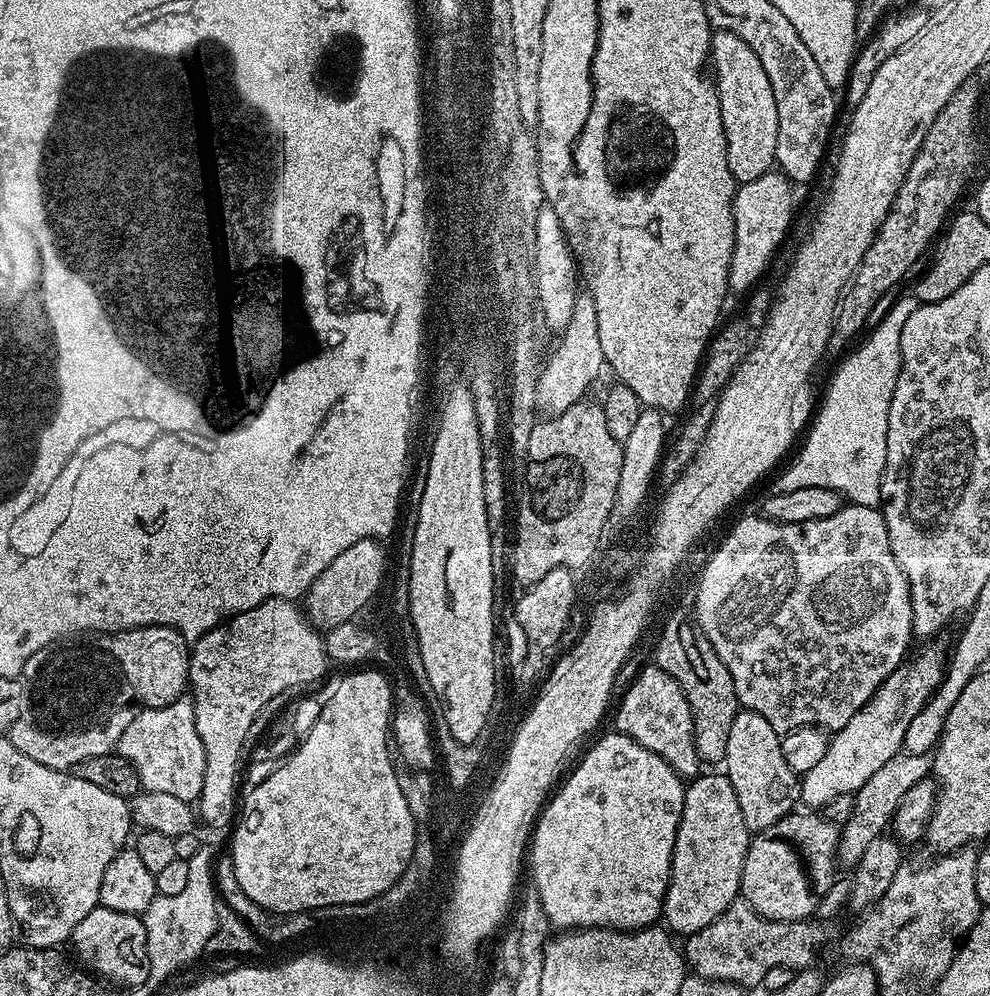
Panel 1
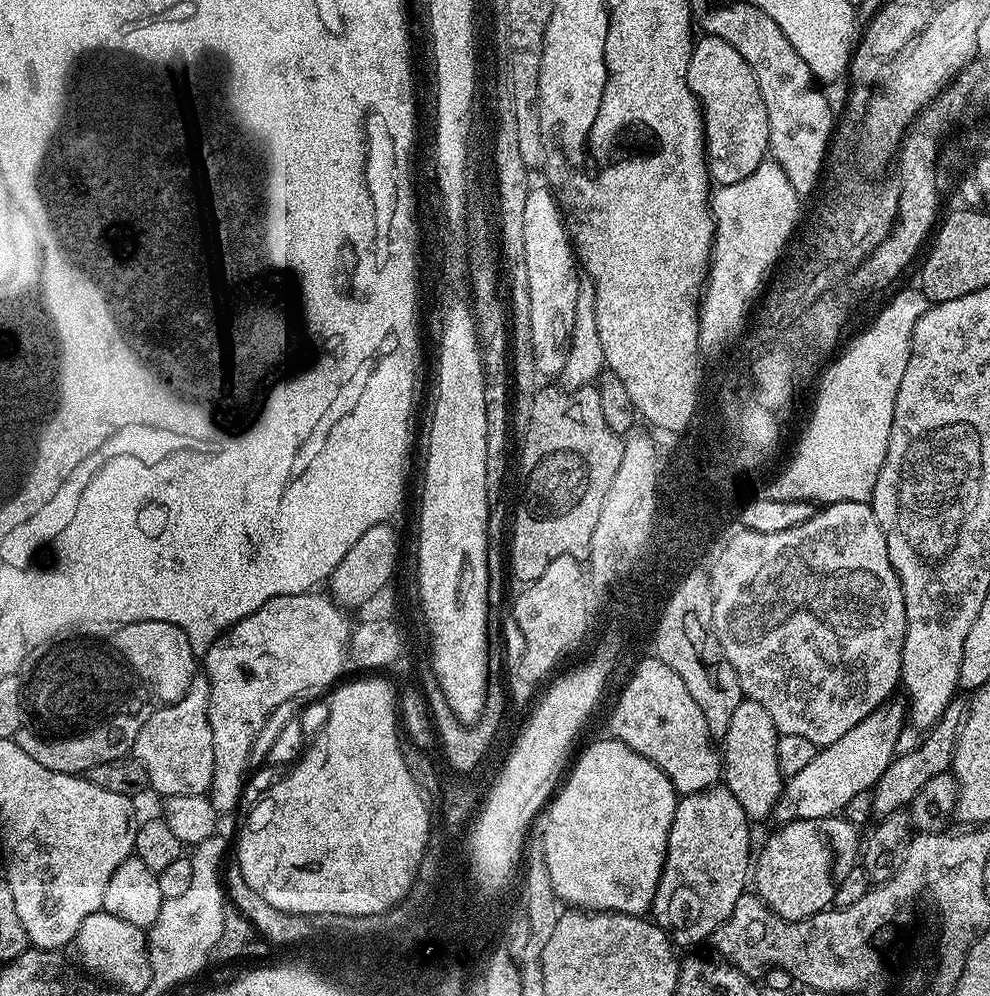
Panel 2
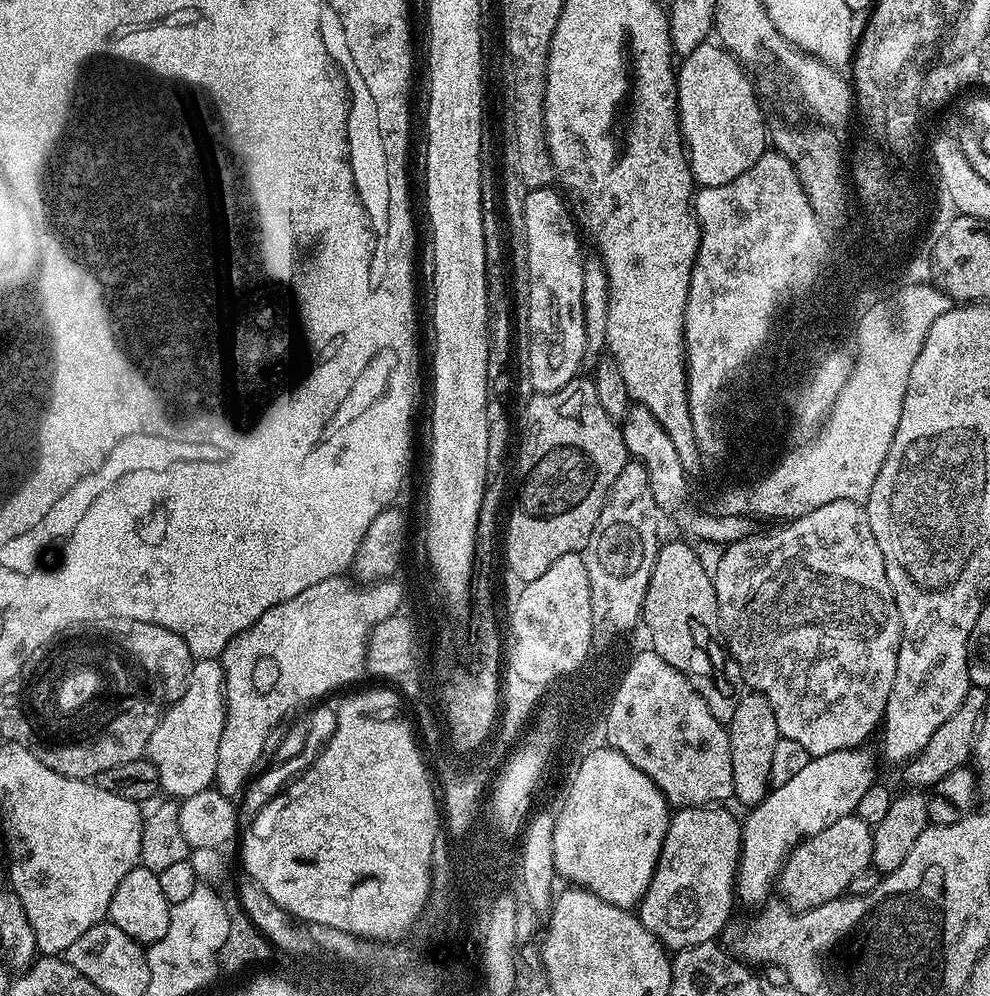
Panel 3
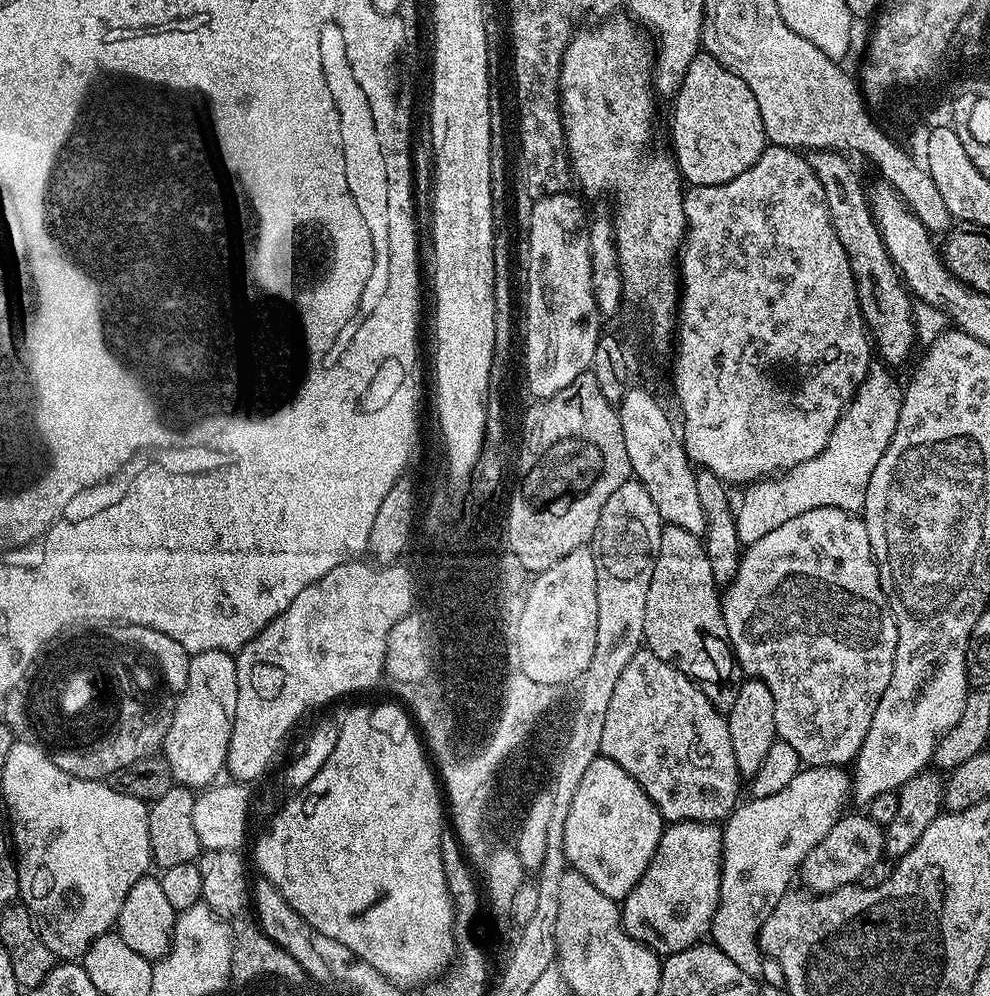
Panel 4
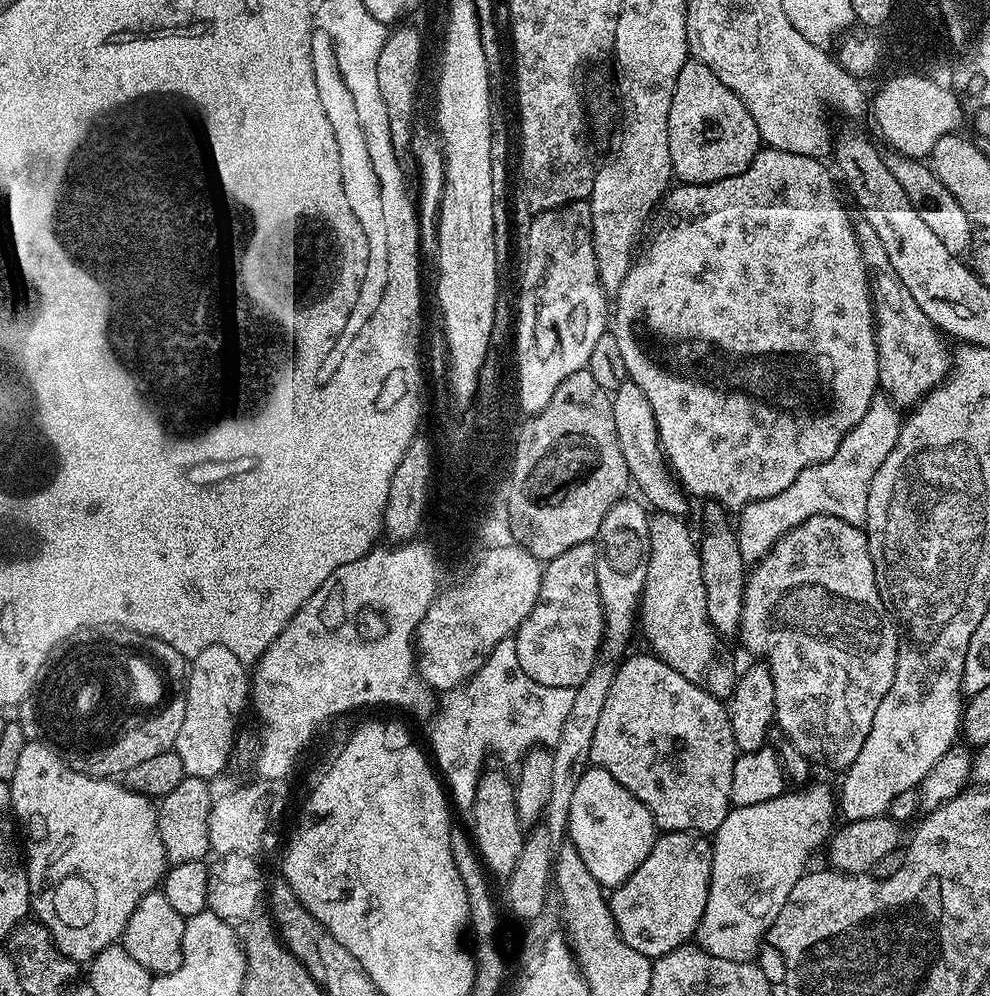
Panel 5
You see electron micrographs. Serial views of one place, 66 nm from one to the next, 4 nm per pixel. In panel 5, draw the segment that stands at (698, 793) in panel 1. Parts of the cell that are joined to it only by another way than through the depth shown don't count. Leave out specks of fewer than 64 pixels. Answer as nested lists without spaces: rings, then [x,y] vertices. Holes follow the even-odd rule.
[[[666,832],[657,835],[646,862],[626,878],[626,882],[611,889],[608,905],[620,937],[626,946],[634,946],[638,954],[649,958],[670,954],[678,946],[689,943],[695,937],[702,922],[710,894],[710,874],[712,873],[712,840],[707,835],[695,832]]]

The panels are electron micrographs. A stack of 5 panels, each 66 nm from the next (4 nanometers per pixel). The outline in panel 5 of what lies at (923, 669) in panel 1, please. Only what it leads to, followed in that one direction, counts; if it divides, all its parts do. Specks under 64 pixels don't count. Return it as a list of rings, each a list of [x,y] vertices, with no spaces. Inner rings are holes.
[[[811,784],[797,787],[800,788],[797,792],[785,790],[770,802],[758,802],[754,806],[741,808],[734,806],[726,814],[726,822],[718,826],[712,840],[710,894],[695,935],[699,947],[714,954],[714,958],[730,958],[730,962],[755,961],[768,931],[772,929],[774,918],[778,918],[782,906],[786,906],[786,898],[790,898],[790,890],[794,890],[794,882],[809,871],[808,859],[820,847],[821,851],[831,837],[837,823],[836,816],[838,820],[838,804],[833,789],[831,792],[824,784]]]

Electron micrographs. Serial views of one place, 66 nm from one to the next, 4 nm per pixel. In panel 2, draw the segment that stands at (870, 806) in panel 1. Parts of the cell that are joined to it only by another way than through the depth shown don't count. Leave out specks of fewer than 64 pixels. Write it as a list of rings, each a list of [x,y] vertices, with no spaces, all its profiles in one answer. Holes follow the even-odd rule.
[[[964,698],[951,700],[940,721],[927,729],[925,736],[928,737],[917,748],[912,748],[909,752],[901,751],[893,759],[886,774],[882,774],[882,778],[876,783],[875,788],[871,789],[871,811],[877,817],[889,816],[890,813],[901,811],[905,806],[911,805],[918,790],[922,790],[922,786],[926,786],[926,782],[930,782],[930,778],[934,778],[934,774],[942,774],[951,769],[956,739],[960,737],[964,719],[967,717],[968,700]]]

